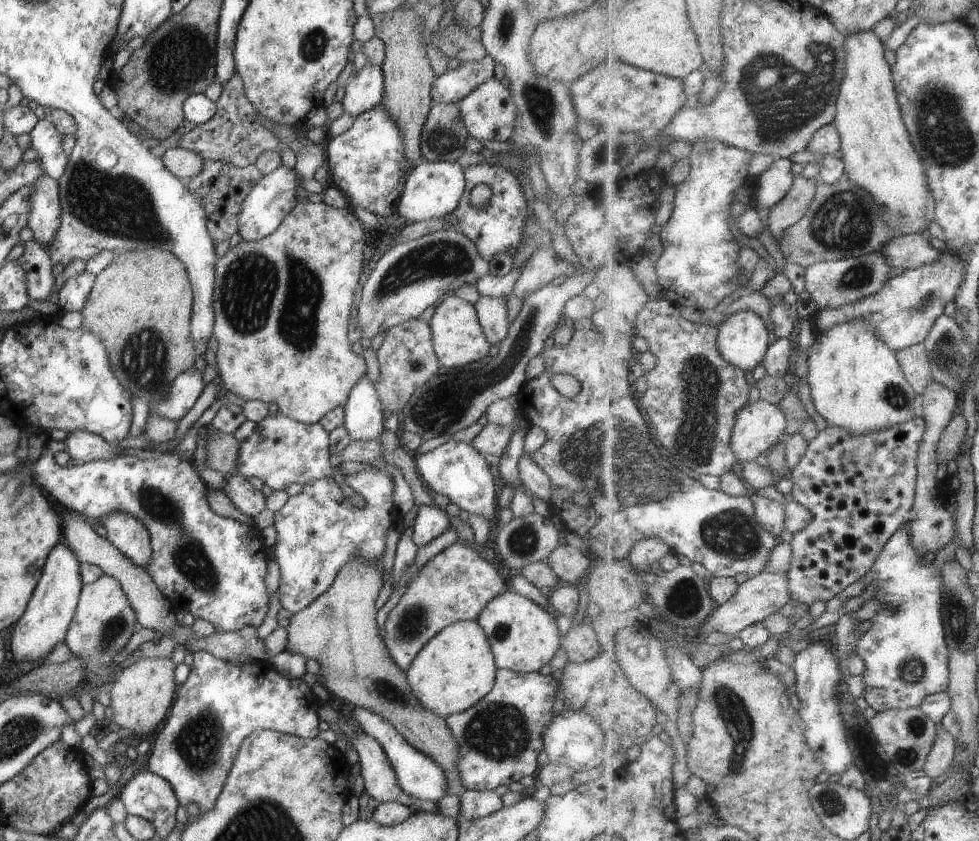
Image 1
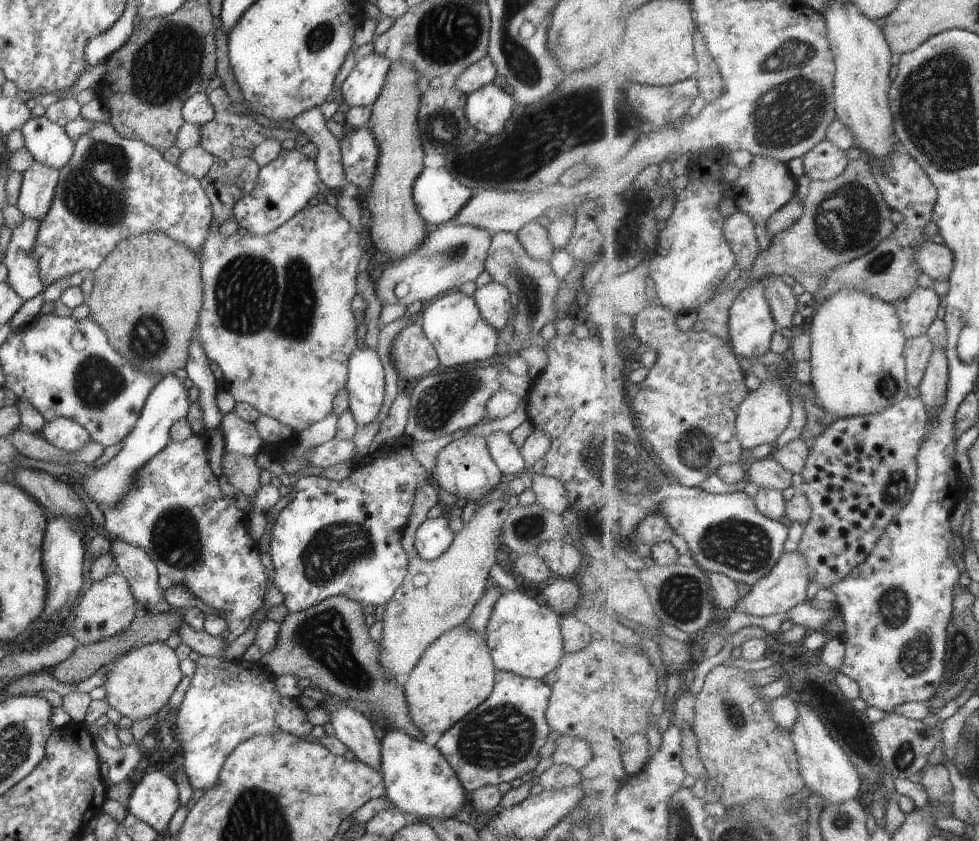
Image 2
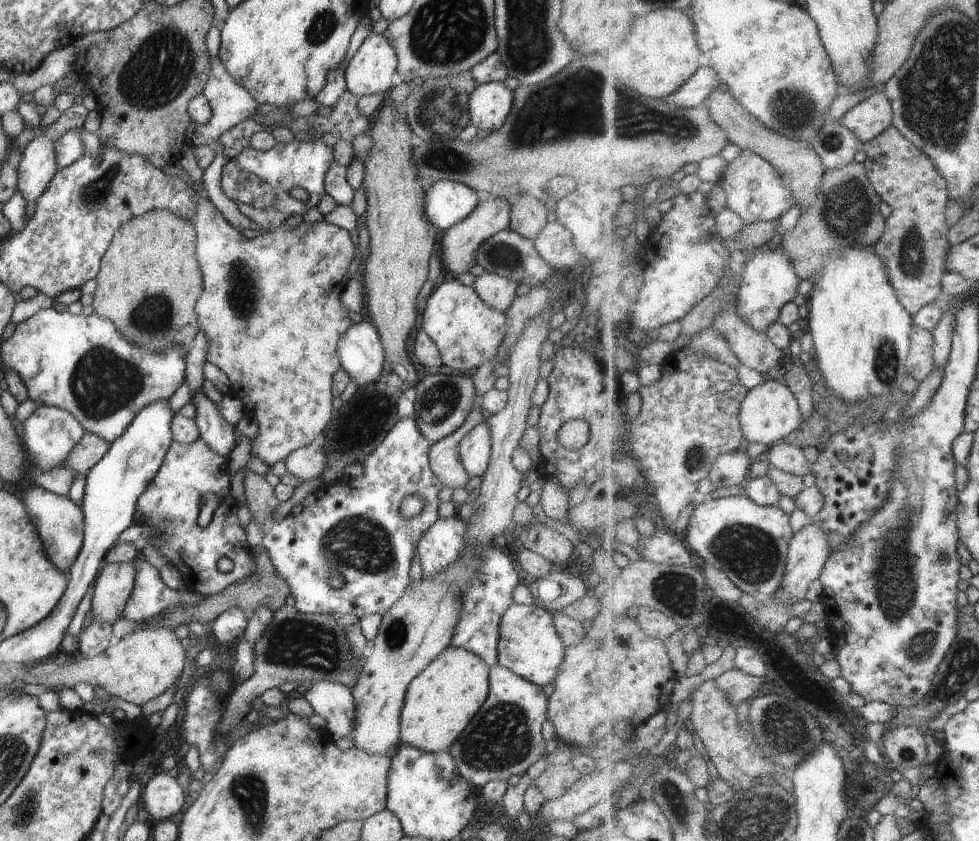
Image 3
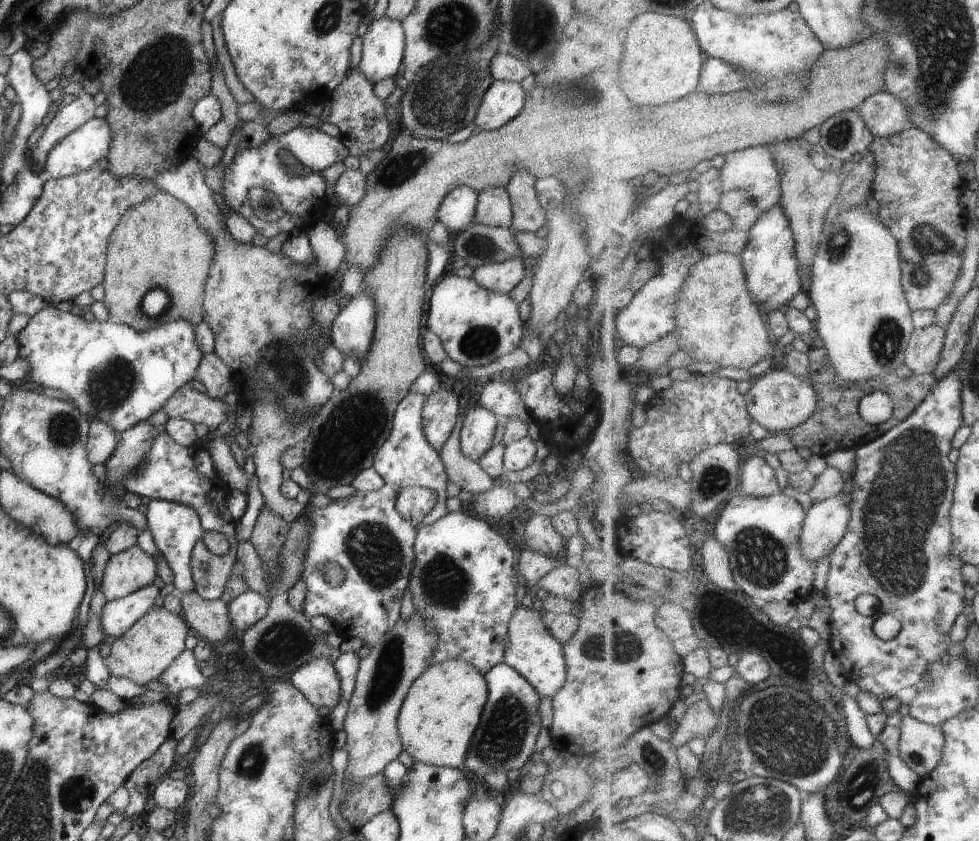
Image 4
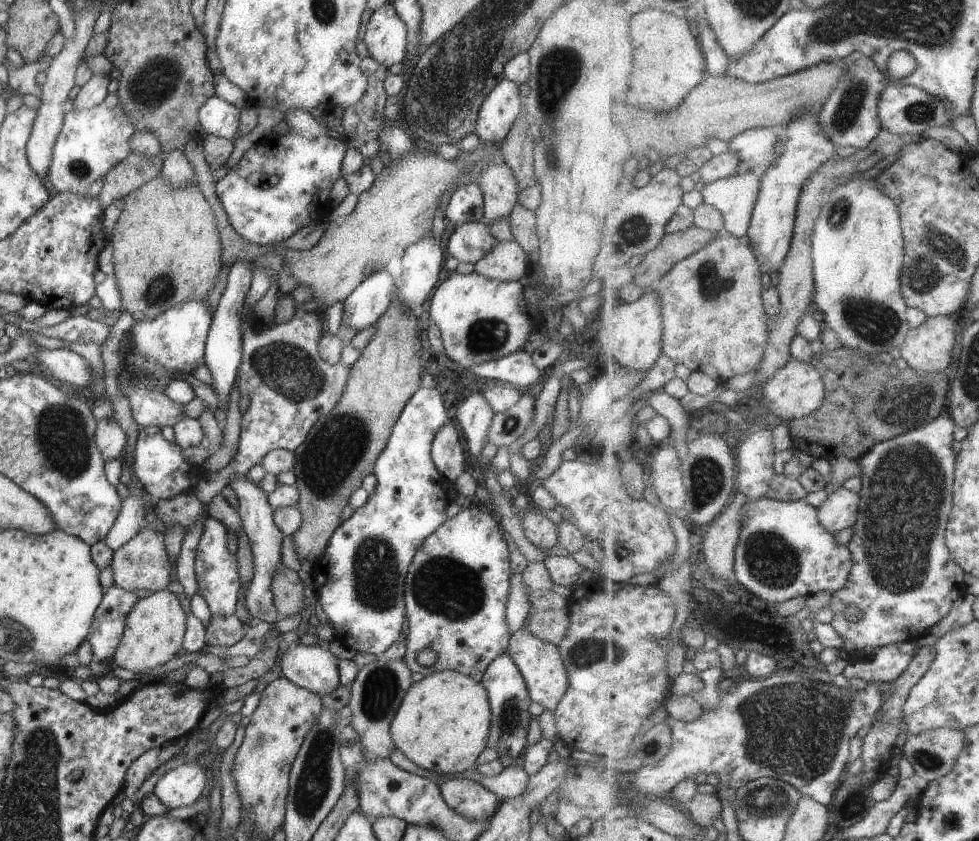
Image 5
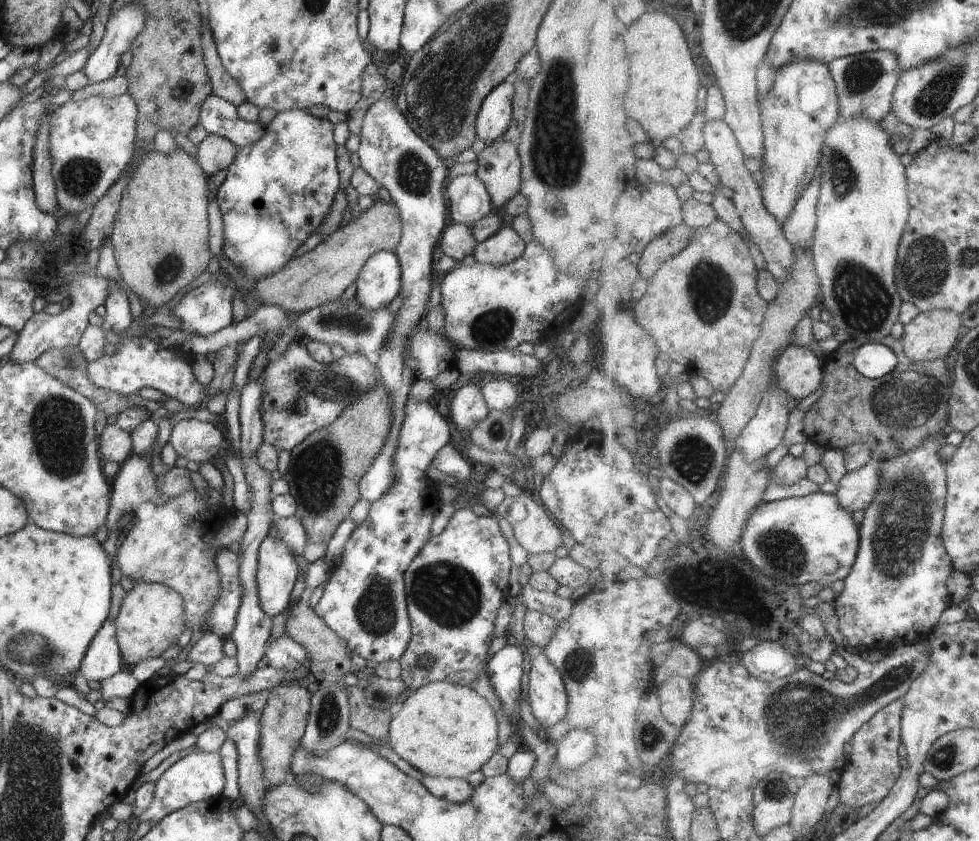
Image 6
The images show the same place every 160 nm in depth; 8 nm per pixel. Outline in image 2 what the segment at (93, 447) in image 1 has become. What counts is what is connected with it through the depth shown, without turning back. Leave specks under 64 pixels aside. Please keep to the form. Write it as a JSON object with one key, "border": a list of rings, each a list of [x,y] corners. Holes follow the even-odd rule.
{"border":[[[63,417],[46,421],[41,429],[41,436],[55,448],[68,453],[84,447],[91,441],[88,432],[80,424]]]}

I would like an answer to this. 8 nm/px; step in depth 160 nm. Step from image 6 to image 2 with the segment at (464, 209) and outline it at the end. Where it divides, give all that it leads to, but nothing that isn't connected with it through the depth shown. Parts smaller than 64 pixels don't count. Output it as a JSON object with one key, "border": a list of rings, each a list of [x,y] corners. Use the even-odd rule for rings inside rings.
{"border":[[[423,167],[412,184],[412,201],[419,216],[430,229],[437,228],[450,220],[461,208],[462,204],[471,196],[472,190],[463,186],[445,167]]]}

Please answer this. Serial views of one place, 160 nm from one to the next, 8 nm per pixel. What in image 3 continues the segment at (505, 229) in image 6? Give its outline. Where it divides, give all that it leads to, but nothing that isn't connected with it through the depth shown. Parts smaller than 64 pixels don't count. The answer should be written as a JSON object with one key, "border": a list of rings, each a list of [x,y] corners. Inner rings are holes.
{"border":[[[483,273],[474,277],[472,289],[489,308],[504,313],[514,301],[515,281],[493,273]]]}

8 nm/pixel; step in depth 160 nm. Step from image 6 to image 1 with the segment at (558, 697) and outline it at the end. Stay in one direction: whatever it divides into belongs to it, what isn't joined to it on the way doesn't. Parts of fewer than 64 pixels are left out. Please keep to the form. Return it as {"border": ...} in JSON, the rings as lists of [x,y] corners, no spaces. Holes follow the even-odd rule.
{"border":[[[504,590],[490,600],[476,618],[483,630],[497,669],[528,673],[546,670],[547,662],[561,644],[555,618],[543,607],[511,590]]]}

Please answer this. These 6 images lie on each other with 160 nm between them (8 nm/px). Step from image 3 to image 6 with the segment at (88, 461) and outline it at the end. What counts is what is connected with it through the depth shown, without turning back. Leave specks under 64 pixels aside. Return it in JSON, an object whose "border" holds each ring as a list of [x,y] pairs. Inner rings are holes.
{"border":[[[115,423],[104,426],[97,438],[98,452],[101,460],[121,463],[131,454],[132,440],[130,434]]]}

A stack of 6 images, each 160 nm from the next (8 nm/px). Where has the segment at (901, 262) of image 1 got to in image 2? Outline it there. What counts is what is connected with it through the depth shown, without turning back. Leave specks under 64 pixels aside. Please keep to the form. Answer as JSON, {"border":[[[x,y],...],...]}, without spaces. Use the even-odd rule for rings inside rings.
{"border":[[[927,239],[920,244],[914,254],[917,266],[933,281],[949,280],[954,269],[954,255],[947,245],[940,245]]]}

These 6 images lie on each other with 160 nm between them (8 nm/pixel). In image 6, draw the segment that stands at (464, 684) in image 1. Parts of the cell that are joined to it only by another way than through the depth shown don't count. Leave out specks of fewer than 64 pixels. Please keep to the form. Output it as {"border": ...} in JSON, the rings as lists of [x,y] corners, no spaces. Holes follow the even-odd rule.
{"border":[[[432,681],[410,692],[387,726],[385,742],[417,772],[465,780],[496,751],[497,720],[487,700],[467,685]]]}

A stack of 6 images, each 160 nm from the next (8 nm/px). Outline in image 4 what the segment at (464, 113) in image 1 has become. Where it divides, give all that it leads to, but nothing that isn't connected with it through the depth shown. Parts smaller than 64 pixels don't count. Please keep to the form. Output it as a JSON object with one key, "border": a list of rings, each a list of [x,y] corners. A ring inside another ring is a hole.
{"border":[[[493,81],[477,107],[474,126],[487,132],[502,127],[521,110],[525,93],[519,83]]]}

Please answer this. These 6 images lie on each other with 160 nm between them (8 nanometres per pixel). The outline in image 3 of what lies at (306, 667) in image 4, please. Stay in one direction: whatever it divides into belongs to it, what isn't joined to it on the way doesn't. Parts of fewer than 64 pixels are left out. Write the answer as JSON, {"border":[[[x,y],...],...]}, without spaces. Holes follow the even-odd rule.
{"border":[[[316,681],[311,683],[303,698],[308,701],[315,714],[319,714],[319,716],[324,718],[326,722],[325,731],[330,736],[332,742],[342,736],[349,736],[352,726],[355,724],[353,722],[355,703],[352,691],[349,688],[339,683]]]}

